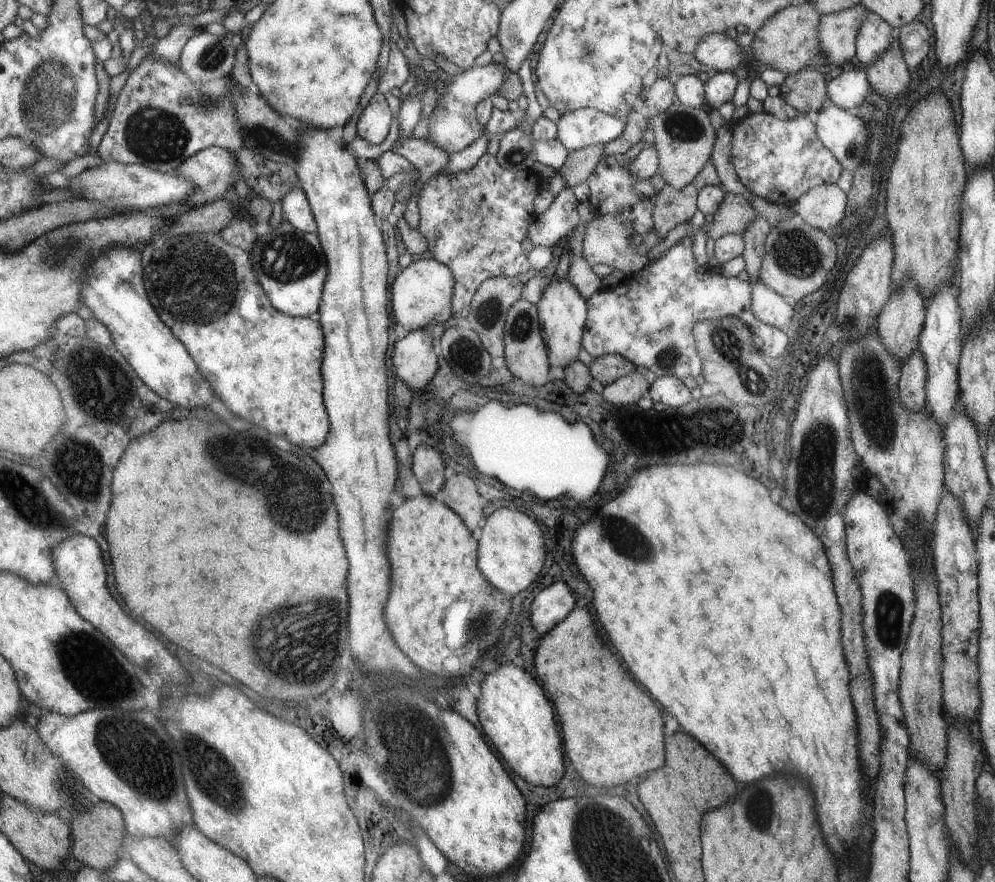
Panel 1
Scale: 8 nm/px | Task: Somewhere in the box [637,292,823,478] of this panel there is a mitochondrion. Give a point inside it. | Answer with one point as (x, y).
(724, 341)

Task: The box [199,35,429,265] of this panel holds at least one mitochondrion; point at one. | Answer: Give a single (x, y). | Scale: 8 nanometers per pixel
(256, 134)

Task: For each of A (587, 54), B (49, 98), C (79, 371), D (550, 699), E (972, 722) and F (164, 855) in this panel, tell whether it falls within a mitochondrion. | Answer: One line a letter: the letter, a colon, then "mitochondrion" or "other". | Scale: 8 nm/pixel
A: mitochondrion
B: mitochondrion
C: mitochondrion
D: other
E: other
F: other

